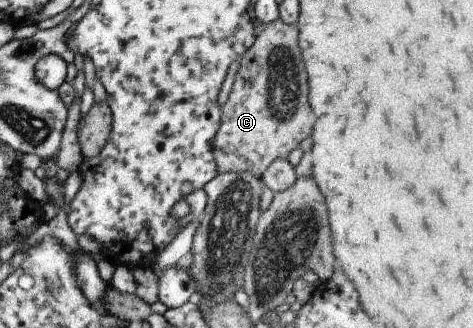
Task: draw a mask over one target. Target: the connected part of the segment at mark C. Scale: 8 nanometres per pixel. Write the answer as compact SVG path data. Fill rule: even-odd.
M277 18L257 30L253 45L240 57L231 90L225 103L220 106L219 113L219 129L211 141L213 163L217 174L251 173L259 178L273 161L287 160L289 152L301 143L301 139L309 135L309 129L315 123L315 115L307 105L305 69L299 57L297 29L293 25L285 25Z

